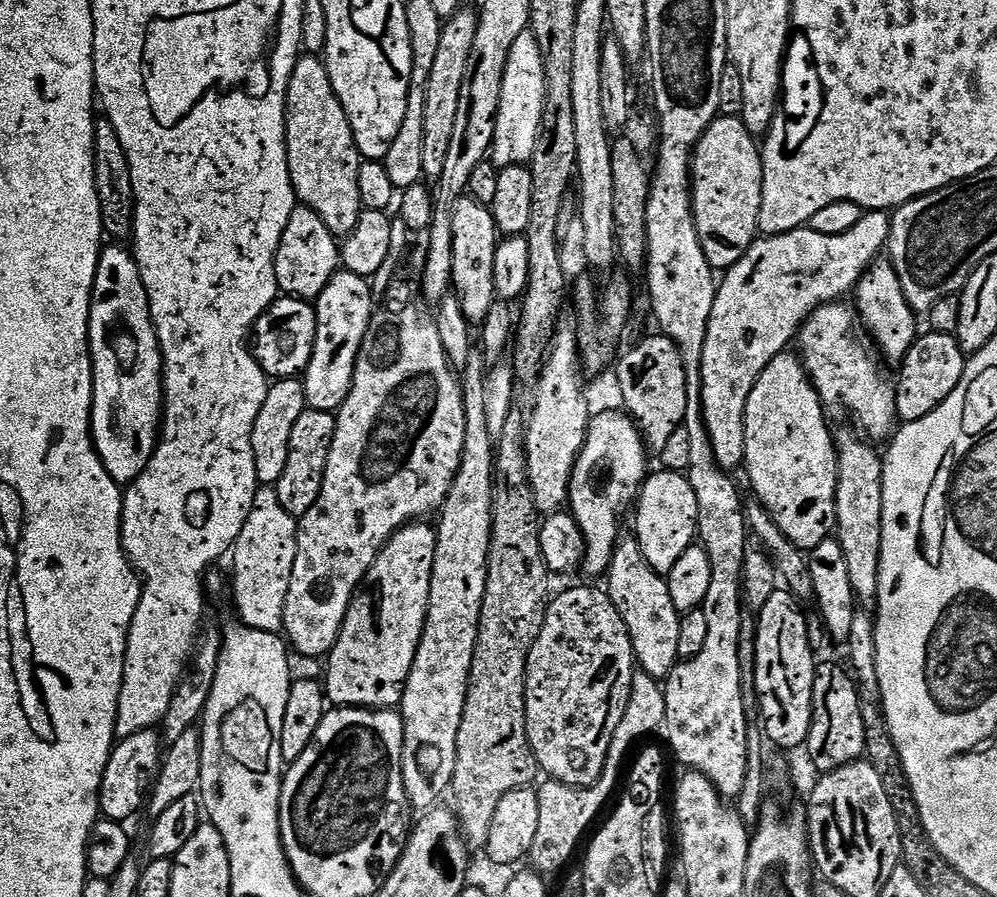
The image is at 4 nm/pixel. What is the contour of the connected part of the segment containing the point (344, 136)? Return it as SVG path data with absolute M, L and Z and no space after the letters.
M304 54L296 61L296 69L288 83L288 102L284 118L284 141L288 147L288 173L296 199L303 207L314 210L322 222L326 222L326 230L338 238L351 235L358 226L362 213L360 195L358 194L358 170L362 157L354 142L354 134L350 130L350 122L346 118L346 110L342 110L342 102L334 94L334 86L330 82L328 66L316 54Z

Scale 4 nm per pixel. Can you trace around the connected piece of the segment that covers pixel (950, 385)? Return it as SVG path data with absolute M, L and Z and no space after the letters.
M931 330L917 335L915 341L909 346L907 354L898 364L900 377L895 377L894 387L896 390L896 414L904 424L918 422L926 418L950 394L954 394L954 386L964 373L966 363L966 353L960 348L960 343L956 341L955 335L946 332L934 332Z

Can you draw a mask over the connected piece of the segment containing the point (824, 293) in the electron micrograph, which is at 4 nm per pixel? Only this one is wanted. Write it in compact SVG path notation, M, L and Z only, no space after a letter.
M868 210L858 222L858 226L853 229L846 230L845 233L827 236L826 234L815 232L809 226L796 228L792 232L786 234L778 234L777 236L764 236L756 239L750 246L750 250L746 250L746 254L734 267L727 269L723 273L722 279L719 281L716 289L716 297L714 298L714 310L710 310L710 322L706 330L706 344L702 346L702 366L700 367L700 397L702 398L702 414L704 420L744 420L746 414L746 402L750 398L750 390L754 390L754 386L758 382L758 378L762 374L762 370L766 370L768 363L775 356L781 355L785 351L784 348L788 343L797 339L798 333L805 320L816 311L822 304L836 302L841 299L843 292L848 293L856 286L860 277L867 271L869 267L878 259L878 257L888 247L888 235L892 233L892 217L884 210Z

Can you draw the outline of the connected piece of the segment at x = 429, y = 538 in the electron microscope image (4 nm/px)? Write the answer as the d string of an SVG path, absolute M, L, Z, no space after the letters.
M428 522L405 524L380 549L368 575L364 578L362 587L353 596L346 610L346 618L340 627L336 645L326 657L326 696L333 705L369 710L392 710L399 705L400 699L404 696L410 666L414 666L414 654L418 650L418 642L422 638L426 622L435 553L436 529L431 523L428 525Z

